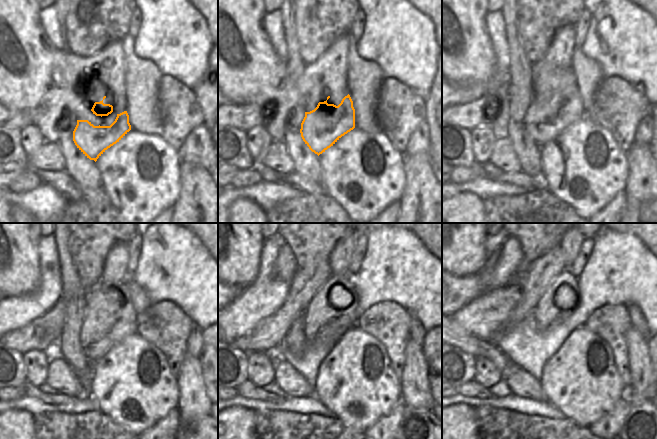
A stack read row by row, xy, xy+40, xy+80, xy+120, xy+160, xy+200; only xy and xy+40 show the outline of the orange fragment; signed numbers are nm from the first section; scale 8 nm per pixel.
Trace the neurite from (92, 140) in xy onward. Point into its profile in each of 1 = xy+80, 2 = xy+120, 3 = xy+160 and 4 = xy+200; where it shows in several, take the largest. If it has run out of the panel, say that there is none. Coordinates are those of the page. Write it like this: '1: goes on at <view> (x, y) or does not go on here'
1: goes on at xy+80 (544, 121)
2: goes on at xy+120 (109, 317)
3: goes on at xy+160 (333, 310)
4: goes on at xy+200 (560, 298)

